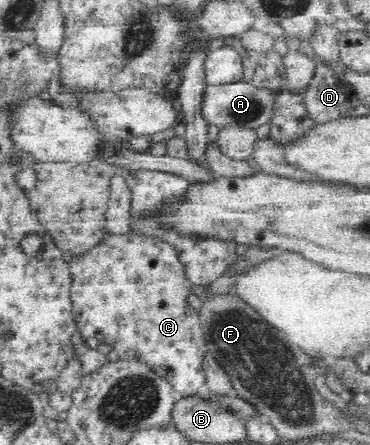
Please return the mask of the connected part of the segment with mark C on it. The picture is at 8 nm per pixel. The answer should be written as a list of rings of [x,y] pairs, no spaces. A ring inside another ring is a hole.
[[[131,231],[127,234],[107,233],[95,248],[73,257],[69,264],[72,314],[83,339],[100,348],[104,344],[111,344],[111,348],[119,352],[124,360],[145,362],[173,385],[175,402],[206,388],[204,362],[208,349],[198,312],[187,304],[193,285],[185,277],[179,253],[173,244]]]

